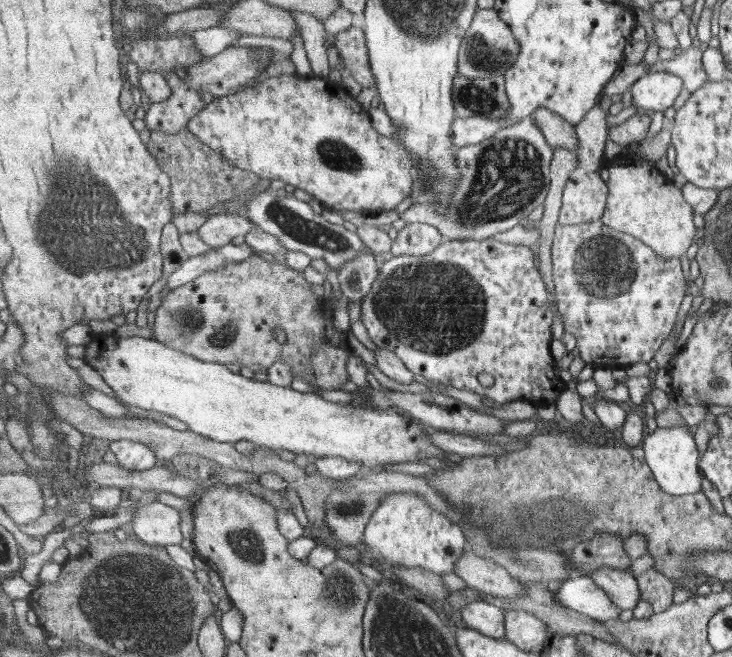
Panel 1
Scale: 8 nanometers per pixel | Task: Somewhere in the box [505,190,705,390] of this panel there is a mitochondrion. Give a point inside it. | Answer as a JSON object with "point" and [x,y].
{"point":[603,268]}

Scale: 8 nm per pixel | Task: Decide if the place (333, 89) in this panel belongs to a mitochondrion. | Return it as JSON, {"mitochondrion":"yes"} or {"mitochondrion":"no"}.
{"mitochondrion":"no"}

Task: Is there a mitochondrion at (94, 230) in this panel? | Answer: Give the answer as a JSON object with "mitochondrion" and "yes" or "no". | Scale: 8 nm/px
{"mitochondrion":"yes"}

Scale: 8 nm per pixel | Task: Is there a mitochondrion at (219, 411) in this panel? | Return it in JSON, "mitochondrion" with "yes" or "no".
{"mitochondrion":"no"}

